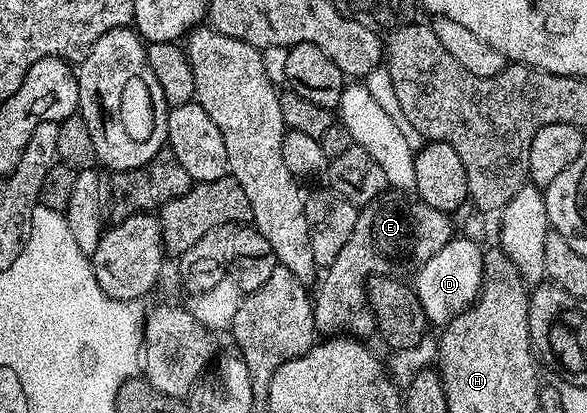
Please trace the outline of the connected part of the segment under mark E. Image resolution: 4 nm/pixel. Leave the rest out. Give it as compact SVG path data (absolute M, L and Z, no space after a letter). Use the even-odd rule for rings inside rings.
M386 189L382 195L375 197L370 203L364 204L357 212L357 220L355 221L355 229L351 229L351 237L347 237L347 245L343 245L343 250L339 253L339 257L335 257L335 261L331 261L329 267L324 268L323 274L320 276L319 282L315 287L315 294L312 296L313 301L313 316L315 317L315 325L317 326L318 332L325 337L352 337L354 339L359 339L362 341L368 340L368 335L371 337L377 335L377 322L373 316L372 311L367 309L367 300L365 298L365 285L371 275L388 275L394 269L392 267L397 267L401 263L401 258L404 255L409 255L409 259L414 265L420 265L426 263L428 259L433 256L439 249L443 249L443 245L448 243L450 239L454 238L455 231L453 231L453 223L448 214L443 211L436 211L430 207L426 207L424 203L417 201L414 202L412 198L409 200L410 196L408 194L402 193L396 189Z

